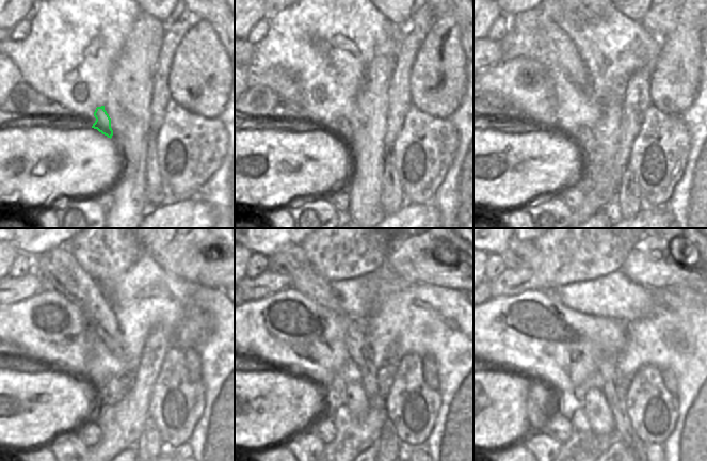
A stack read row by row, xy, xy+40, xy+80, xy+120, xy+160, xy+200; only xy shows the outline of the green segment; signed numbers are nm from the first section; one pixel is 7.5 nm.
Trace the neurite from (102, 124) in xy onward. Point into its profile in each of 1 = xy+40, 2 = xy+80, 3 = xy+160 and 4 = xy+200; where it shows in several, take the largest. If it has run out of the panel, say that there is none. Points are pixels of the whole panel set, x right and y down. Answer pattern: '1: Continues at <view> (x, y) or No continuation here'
1: Continues at xy+40 (344, 134)
2: Continues at xy+80 (584, 133)
3: Continues at xy+160 (356, 401)
4: Continues at xy+200 (595, 406)

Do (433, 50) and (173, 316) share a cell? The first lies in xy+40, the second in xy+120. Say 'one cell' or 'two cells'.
two cells

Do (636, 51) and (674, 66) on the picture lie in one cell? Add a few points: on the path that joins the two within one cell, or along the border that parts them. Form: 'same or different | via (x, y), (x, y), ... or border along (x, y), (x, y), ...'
different | border along (661, 45), (661, 49), (651, 70)

